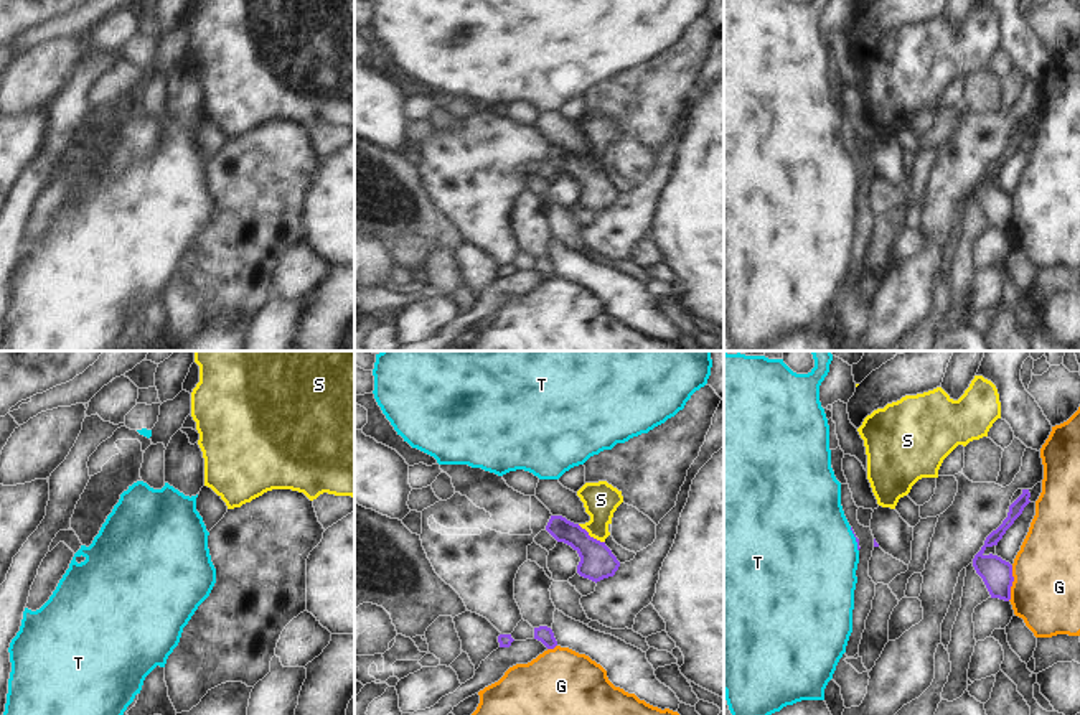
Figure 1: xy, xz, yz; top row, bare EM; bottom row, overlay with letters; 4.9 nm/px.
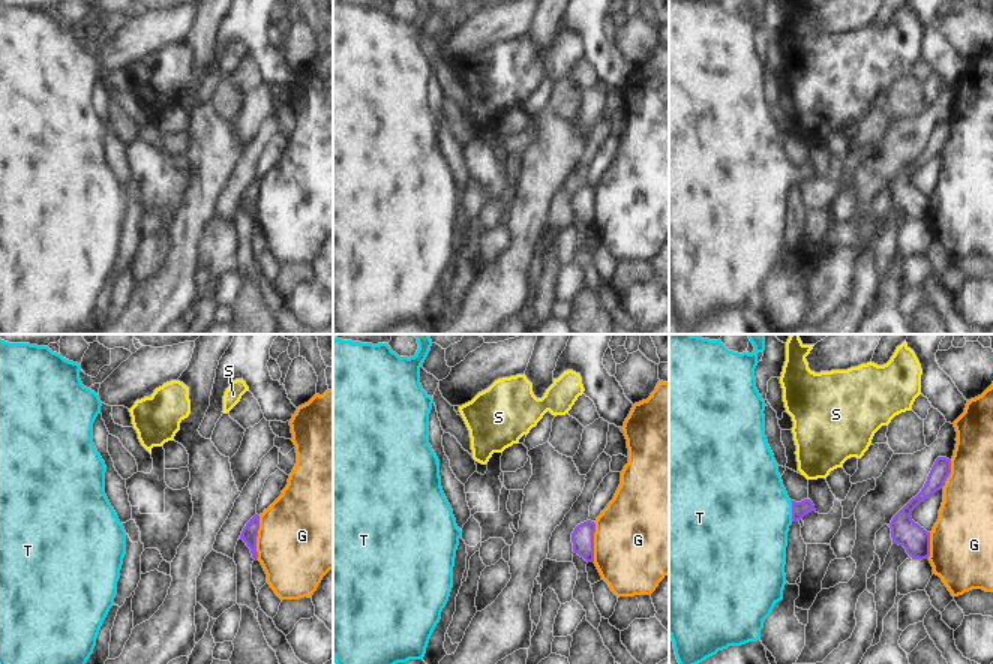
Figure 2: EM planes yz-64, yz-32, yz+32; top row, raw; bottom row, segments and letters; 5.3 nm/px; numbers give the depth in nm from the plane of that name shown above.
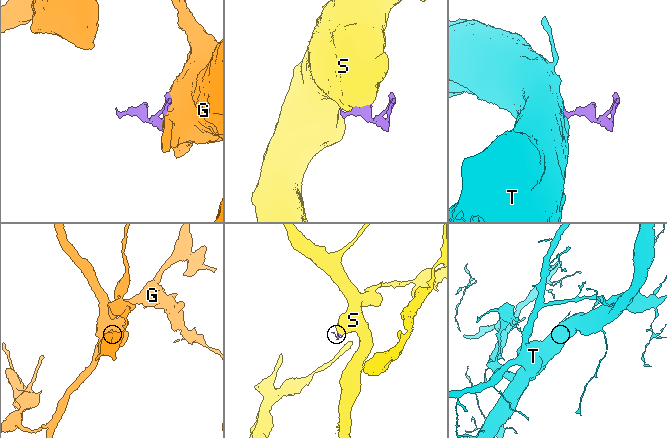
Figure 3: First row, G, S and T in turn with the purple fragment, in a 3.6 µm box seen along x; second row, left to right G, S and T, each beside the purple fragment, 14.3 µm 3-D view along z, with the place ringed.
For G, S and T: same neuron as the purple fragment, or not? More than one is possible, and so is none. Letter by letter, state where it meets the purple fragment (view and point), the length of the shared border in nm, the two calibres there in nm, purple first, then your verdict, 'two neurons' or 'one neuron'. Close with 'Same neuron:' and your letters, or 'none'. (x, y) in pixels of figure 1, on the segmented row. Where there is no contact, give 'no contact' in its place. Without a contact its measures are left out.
G: meets purple in yz at (1011, 584); contact 180 nm long; 150 nm thick on the purple side, 340 nm on the other; two neurons
S: meets purple in xz at (589, 536); contact 160 nm long; 170 nm thick on the purple side, 180 nm on the other; two neurons
T: meets purple in yz at (856, 539); contact 130 nm long; 20 nm thick on the purple side, 480 nm on the other; one neuron
Same neuron: T

